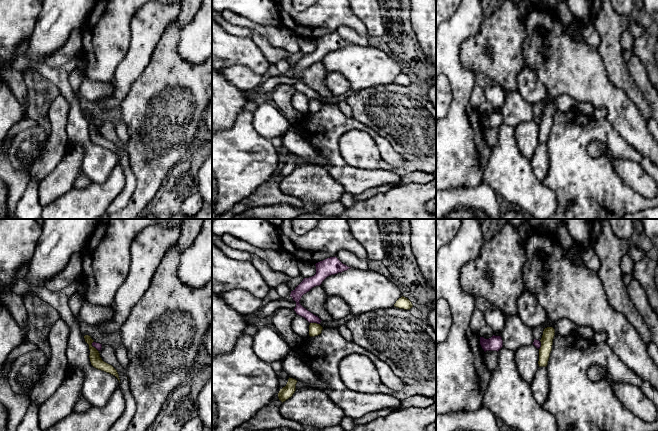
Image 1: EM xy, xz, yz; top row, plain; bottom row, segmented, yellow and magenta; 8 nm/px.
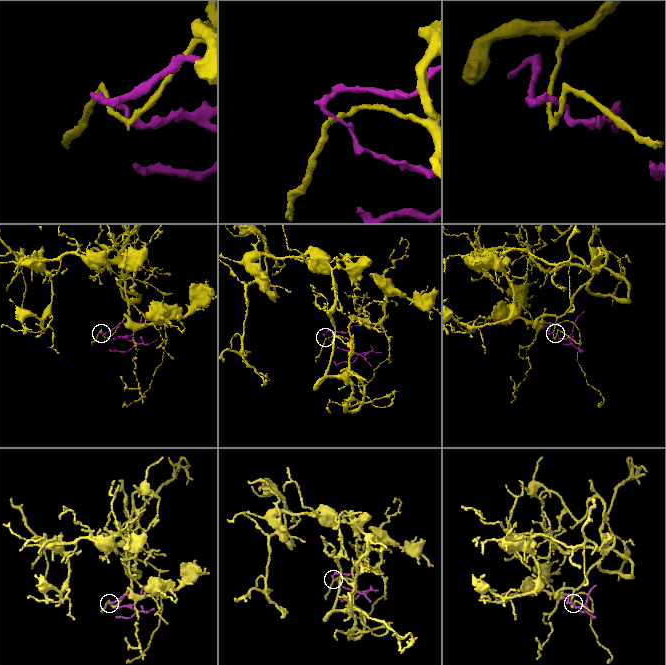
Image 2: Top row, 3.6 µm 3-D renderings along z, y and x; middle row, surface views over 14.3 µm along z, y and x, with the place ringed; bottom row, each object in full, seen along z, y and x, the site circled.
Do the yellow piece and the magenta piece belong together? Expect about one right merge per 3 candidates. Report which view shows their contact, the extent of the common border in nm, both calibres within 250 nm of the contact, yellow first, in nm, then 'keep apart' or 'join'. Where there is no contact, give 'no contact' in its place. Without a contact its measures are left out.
meets yellow in xy; contact 100 nm long; 100 nm thick on the yellow side, 60 nm on the other; keep apart

